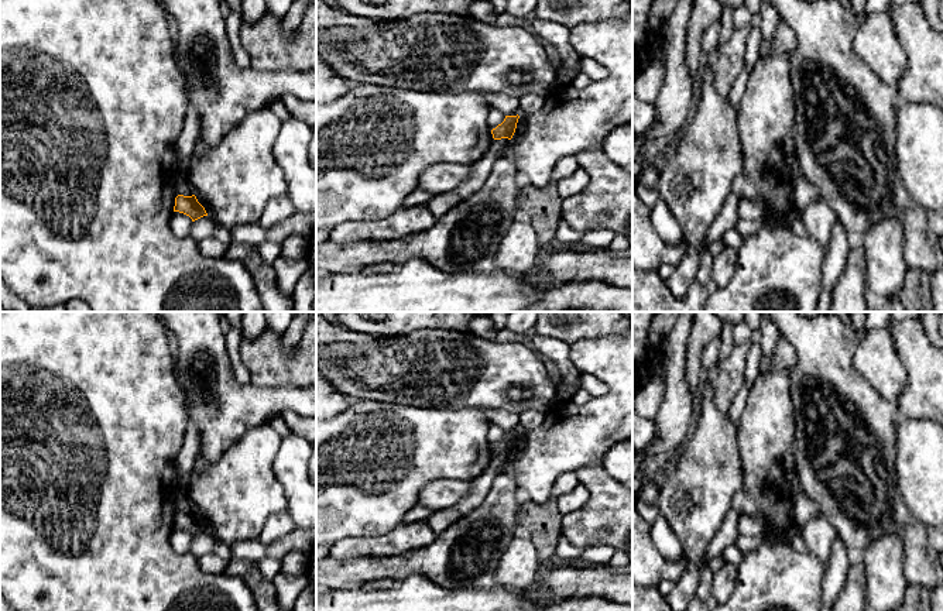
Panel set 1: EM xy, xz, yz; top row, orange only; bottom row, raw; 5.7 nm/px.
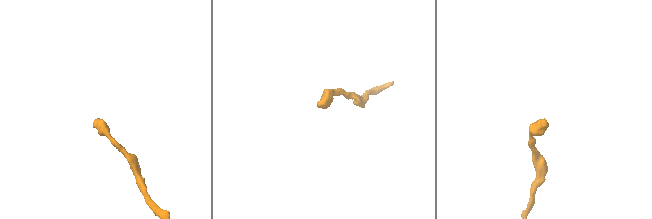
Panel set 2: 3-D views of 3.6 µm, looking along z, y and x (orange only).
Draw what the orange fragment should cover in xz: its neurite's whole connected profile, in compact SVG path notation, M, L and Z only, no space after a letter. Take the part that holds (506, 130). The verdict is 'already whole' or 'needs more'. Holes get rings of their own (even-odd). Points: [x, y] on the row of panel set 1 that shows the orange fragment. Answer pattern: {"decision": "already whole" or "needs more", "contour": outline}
{"decision": "already whole", "contour": "M518 114L505 116L504 121L491 130L493 138L494 140L501 140L501 138L511 140L517 128L518 119L519 119Z"}

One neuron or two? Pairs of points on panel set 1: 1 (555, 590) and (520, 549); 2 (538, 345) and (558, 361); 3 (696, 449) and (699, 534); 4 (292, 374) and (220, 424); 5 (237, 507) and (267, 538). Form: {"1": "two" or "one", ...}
{"1": "two", "2": "one", "3": "one", "4": "two", "5": "two"}

